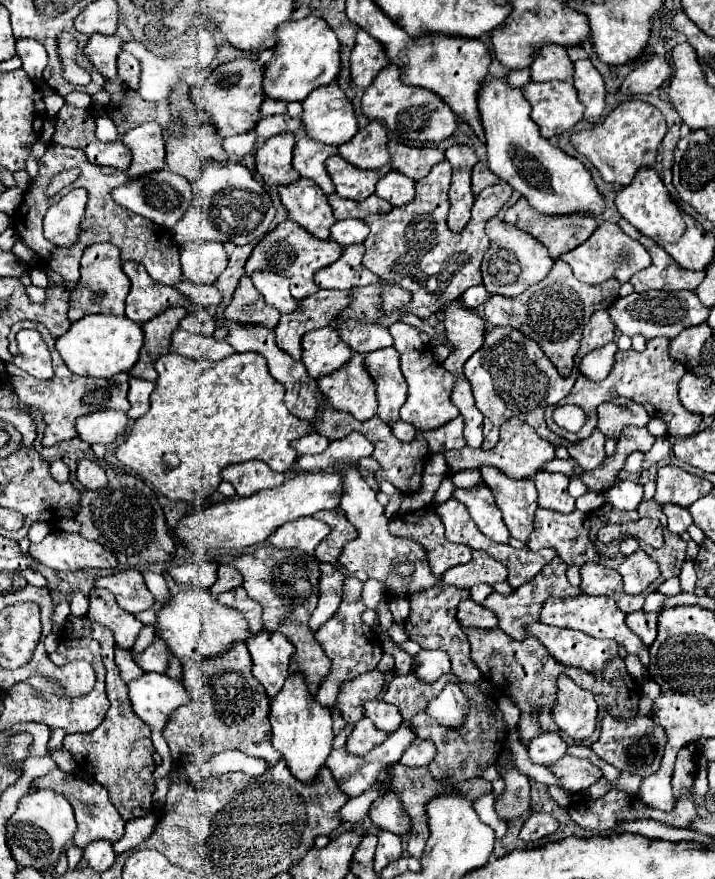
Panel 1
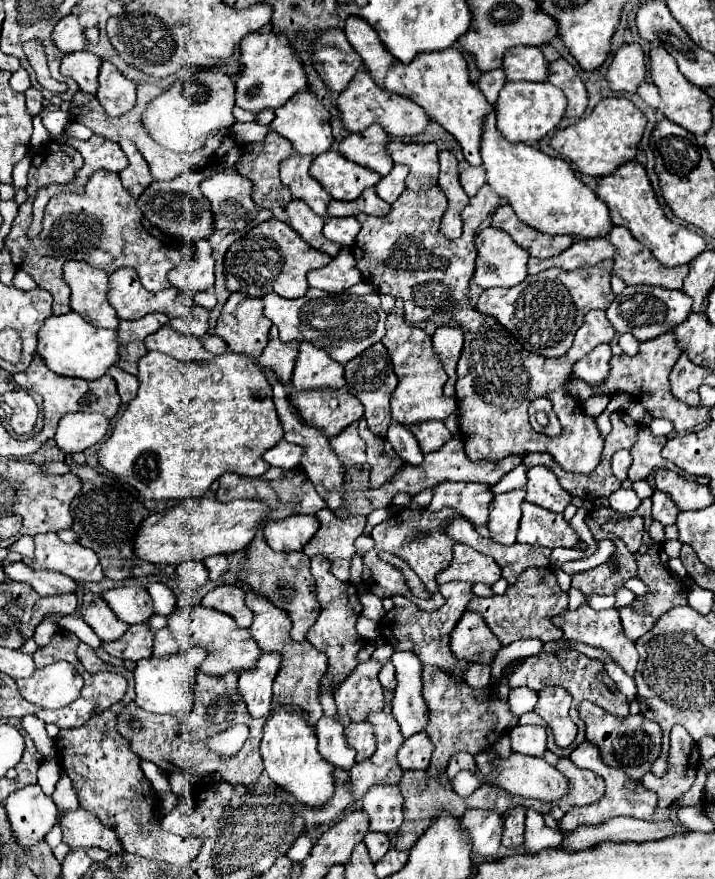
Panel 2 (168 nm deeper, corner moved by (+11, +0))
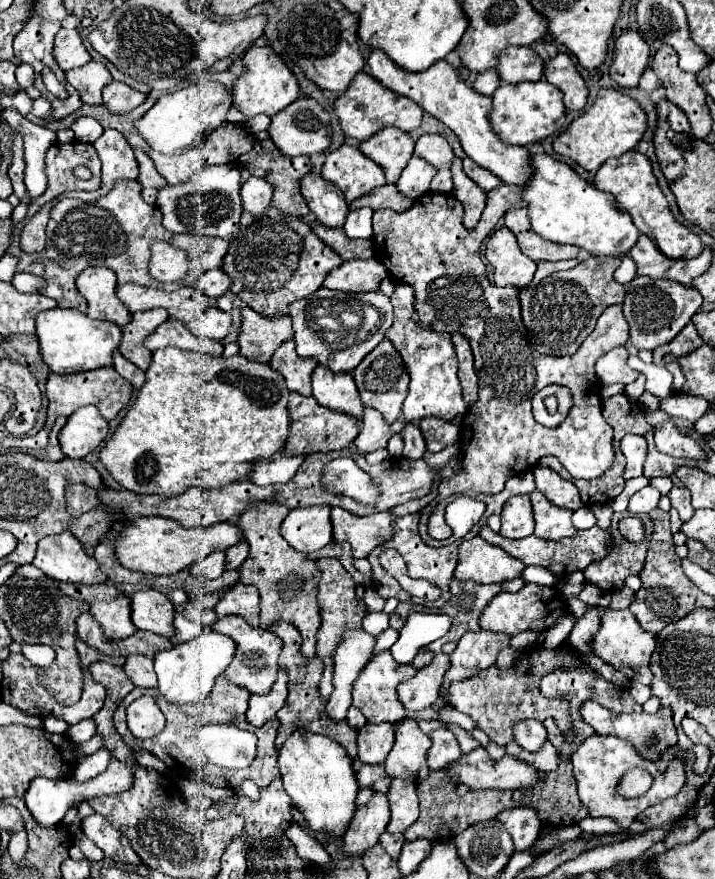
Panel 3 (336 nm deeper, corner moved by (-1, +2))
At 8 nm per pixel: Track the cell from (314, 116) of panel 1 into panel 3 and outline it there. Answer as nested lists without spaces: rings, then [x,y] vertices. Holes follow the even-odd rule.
[[[299,98],[291,102],[287,108],[283,108],[277,116],[271,118],[271,124],[267,128],[269,138],[281,150],[285,156],[311,156],[317,152],[327,150],[329,146],[329,112],[325,112],[313,98]]]

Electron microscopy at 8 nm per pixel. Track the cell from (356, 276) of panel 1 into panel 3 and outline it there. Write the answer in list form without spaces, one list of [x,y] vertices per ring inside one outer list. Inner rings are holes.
[[[377,258],[349,260],[331,270],[323,286],[341,292],[373,292],[379,290],[381,280],[387,276],[389,272],[385,270],[385,266],[381,266]]]

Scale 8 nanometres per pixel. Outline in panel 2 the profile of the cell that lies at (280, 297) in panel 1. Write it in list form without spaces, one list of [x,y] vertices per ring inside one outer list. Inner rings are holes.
[[[309,288],[303,298],[287,300],[269,292],[263,296],[263,312],[265,316],[279,328],[279,338],[283,342],[289,340],[307,340],[317,348],[329,352],[329,356],[341,364],[347,364],[351,358],[359,356],[369,346],[381,342],[385,336],[385,312],[381,310],[381,302],[377,294],[367,296],[351,296],[351,294],[329,294],[317,288]]]

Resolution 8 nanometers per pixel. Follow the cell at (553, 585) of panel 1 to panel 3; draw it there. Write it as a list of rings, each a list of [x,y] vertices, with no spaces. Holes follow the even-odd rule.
[[[527,584],[519,592],[501,592],[501,594],[497,594],[487,604],[487,608],[483,610],[483,614],[479,618],[479,626],[483,630],[505,632],[509,636],[513,636],[515,632],[523,632],[523,630],[542,632],[546,628],[553,627],[557,618],[563,616],[565,612],[567,612],[567,604],[565,604],[565,600],[559,600],[559,594],[555,594],[553,588],[539,586],[539,584]]]

